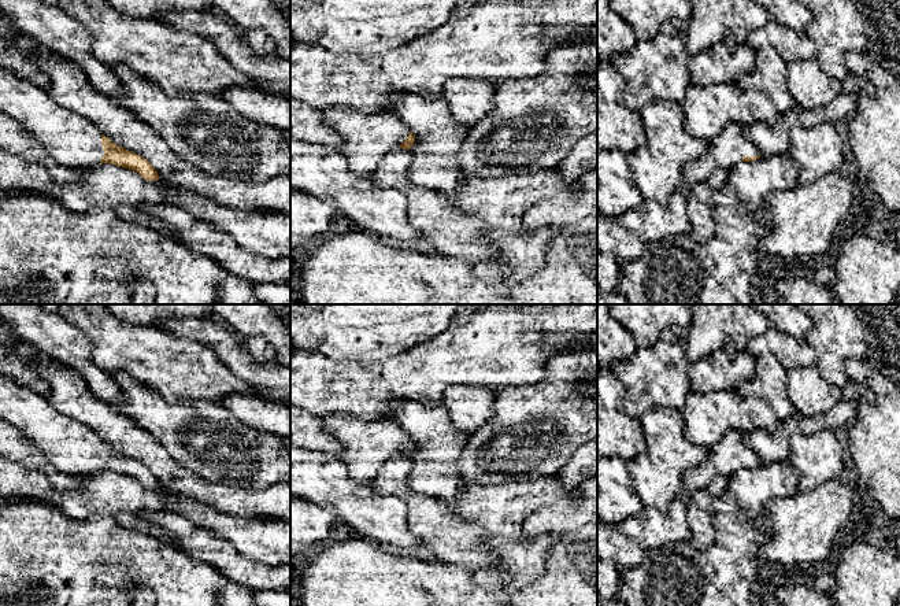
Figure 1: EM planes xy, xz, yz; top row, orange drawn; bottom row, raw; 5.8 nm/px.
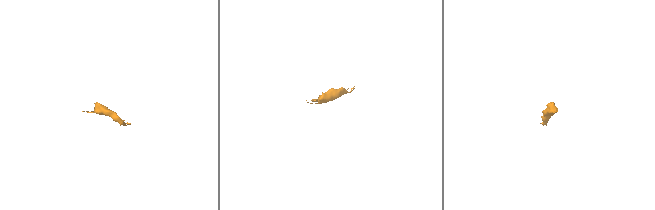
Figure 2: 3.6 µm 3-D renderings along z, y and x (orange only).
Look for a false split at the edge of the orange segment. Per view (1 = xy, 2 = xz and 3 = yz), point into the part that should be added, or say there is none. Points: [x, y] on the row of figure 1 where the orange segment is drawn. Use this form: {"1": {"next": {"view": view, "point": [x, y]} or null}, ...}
{"1": {"next": {"view": "xy", "point": [70, 140]}}, "2": {"next": {"view": "xz", "point": [366, 137]}}, "3": {"next": {"view": "yz", "point": [726, 150]}}}

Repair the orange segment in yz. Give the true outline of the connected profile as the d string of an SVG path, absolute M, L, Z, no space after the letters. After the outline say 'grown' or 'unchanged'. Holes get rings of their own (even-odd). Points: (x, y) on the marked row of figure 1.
M737 122L727 123L716 137L708 141L708 151L704 155L686 163L685 189L705 181L715 170L732 170L740 162L753 162L760 156L747 128Z | grown

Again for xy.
M0 69L0 111L14 118L32 134L45 148L52 163L75 170L93 167L99 163L111 163L134 170L147 181L158 181L160 178L155 167L145 158L116 145L90 121L59 106L47 89L19 78L10 69Z | grown

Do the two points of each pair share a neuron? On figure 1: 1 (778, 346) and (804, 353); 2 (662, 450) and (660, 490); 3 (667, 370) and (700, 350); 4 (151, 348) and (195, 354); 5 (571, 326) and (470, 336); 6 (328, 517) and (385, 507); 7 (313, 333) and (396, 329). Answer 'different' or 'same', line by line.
1: same
2: same
3: different
4: same
5: same
6: different
7: same

